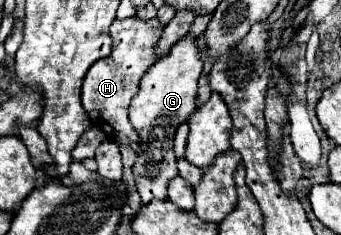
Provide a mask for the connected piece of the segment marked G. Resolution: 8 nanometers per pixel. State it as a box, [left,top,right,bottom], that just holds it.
[129,37,203,203]

